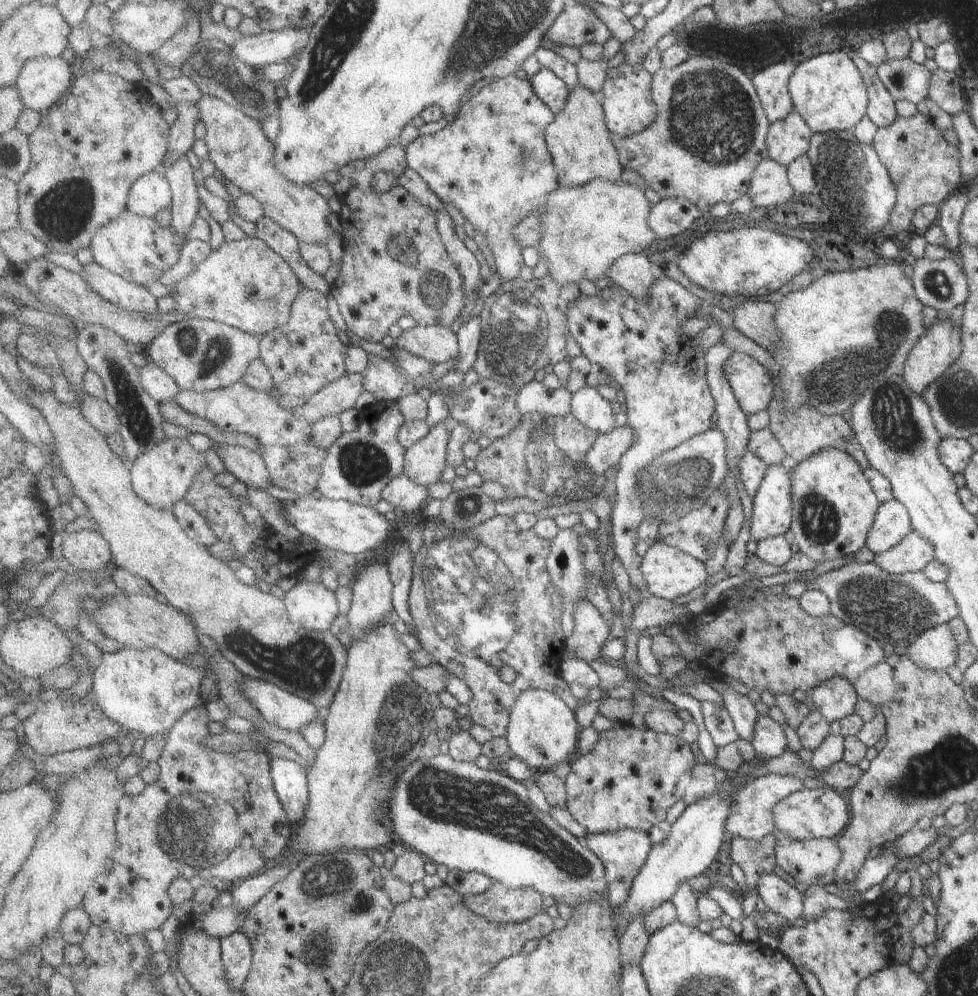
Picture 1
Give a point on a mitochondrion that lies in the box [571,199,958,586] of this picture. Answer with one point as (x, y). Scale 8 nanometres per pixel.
(831, 381)

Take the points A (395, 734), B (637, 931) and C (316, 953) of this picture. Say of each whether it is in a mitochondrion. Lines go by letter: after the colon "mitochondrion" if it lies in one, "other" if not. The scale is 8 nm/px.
A: mitochondrion
B: other
C: mitochondrion

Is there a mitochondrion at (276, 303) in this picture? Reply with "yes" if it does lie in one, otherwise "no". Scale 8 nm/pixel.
yes

